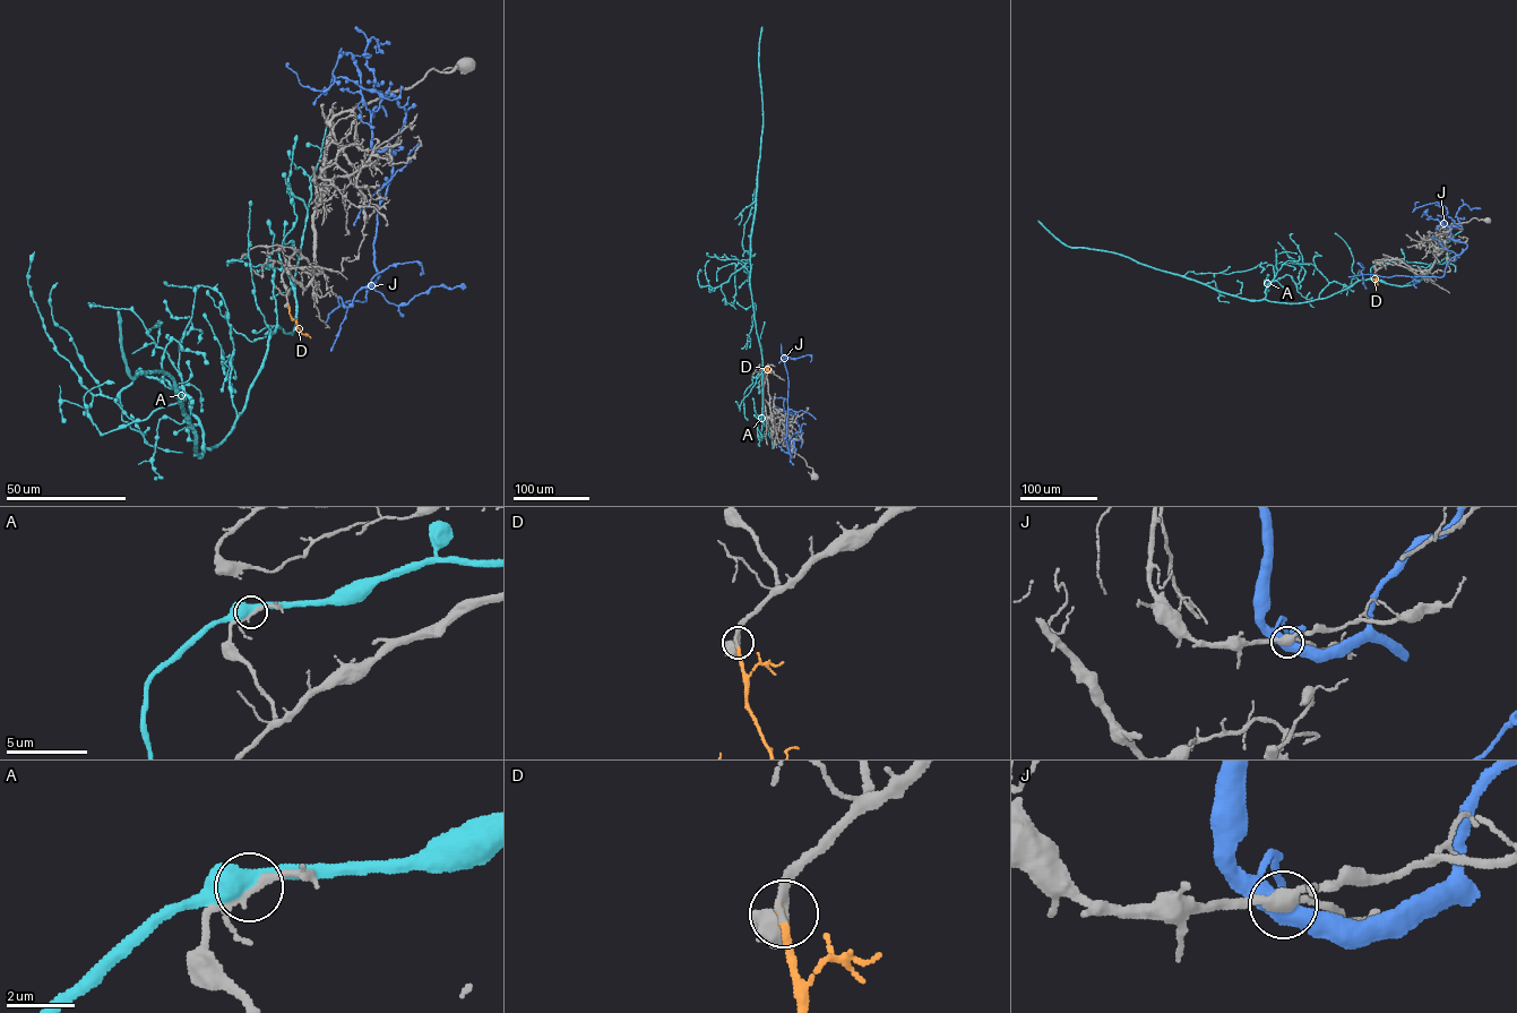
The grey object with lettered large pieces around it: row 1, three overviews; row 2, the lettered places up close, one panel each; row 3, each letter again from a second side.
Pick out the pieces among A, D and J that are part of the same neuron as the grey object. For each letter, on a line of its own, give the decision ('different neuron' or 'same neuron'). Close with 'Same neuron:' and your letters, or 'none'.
A: different neuron
D: same neuron
J: different neuron
Same neuron: D

